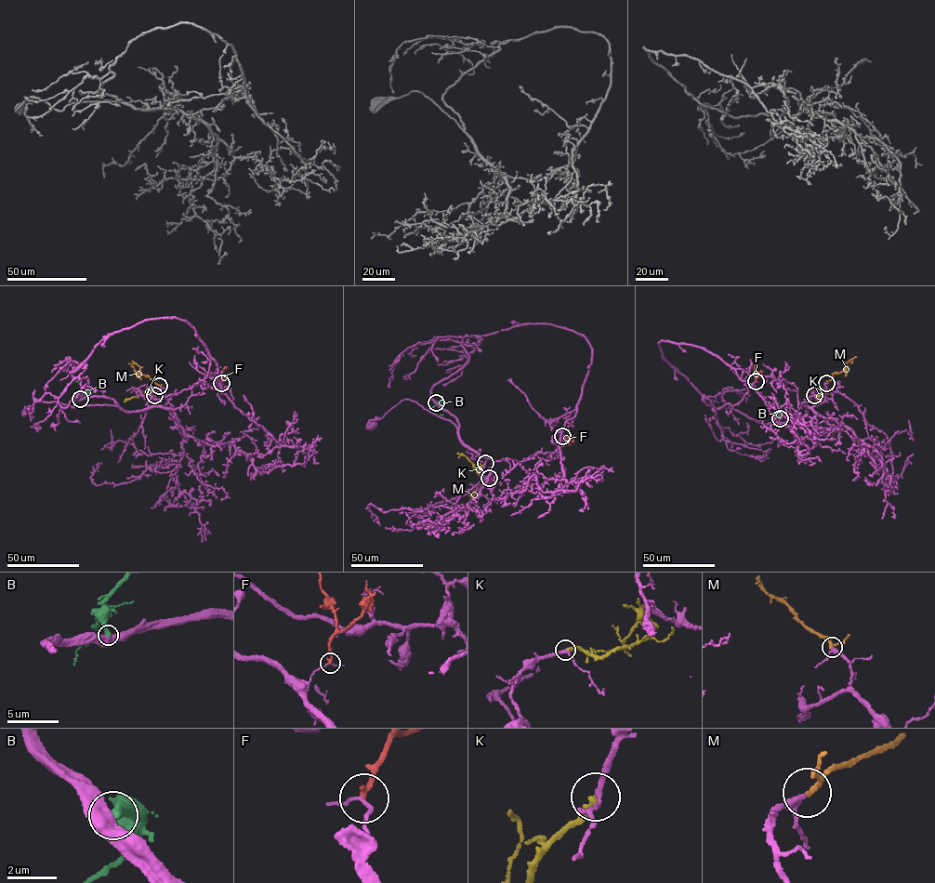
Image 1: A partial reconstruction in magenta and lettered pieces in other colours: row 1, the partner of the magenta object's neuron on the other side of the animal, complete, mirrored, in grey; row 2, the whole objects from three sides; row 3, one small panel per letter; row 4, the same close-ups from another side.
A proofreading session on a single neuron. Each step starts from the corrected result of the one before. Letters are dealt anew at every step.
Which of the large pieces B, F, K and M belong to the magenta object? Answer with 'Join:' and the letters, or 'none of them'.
Join: K

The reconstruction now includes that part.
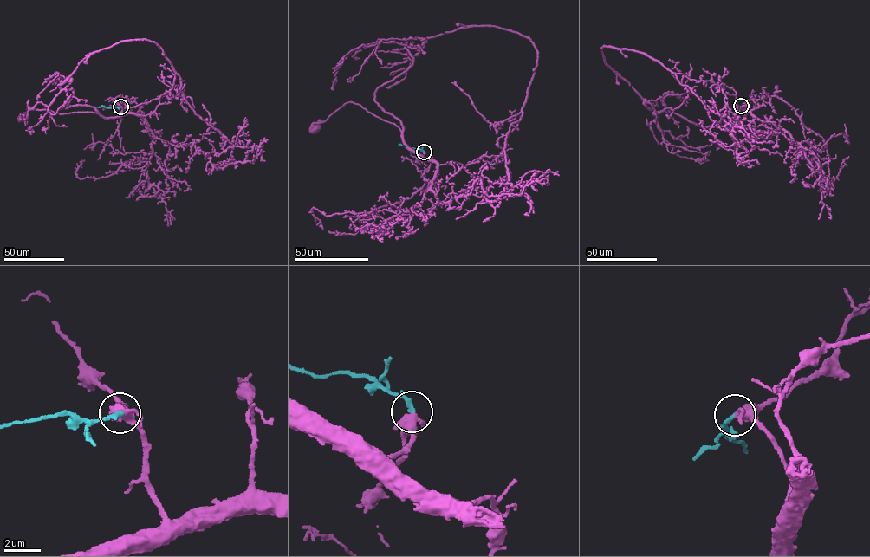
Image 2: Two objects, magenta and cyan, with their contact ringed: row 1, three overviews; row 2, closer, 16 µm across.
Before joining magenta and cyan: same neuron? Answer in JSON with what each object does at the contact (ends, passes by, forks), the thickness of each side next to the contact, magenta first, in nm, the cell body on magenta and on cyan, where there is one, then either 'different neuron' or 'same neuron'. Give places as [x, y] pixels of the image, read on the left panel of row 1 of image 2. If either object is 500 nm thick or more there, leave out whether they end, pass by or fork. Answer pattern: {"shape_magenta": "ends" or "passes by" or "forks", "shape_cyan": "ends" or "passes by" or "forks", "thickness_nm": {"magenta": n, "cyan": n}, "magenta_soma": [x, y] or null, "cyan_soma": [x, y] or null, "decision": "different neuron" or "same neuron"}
{"shape_magenta": "forks", "shape_cyan": "ends", "thickness_nm": {"magenta": 360, "cyan": 280}, "magenta_soma": [22, 118], "cyan_soma": null, "decision": "same neuron"}

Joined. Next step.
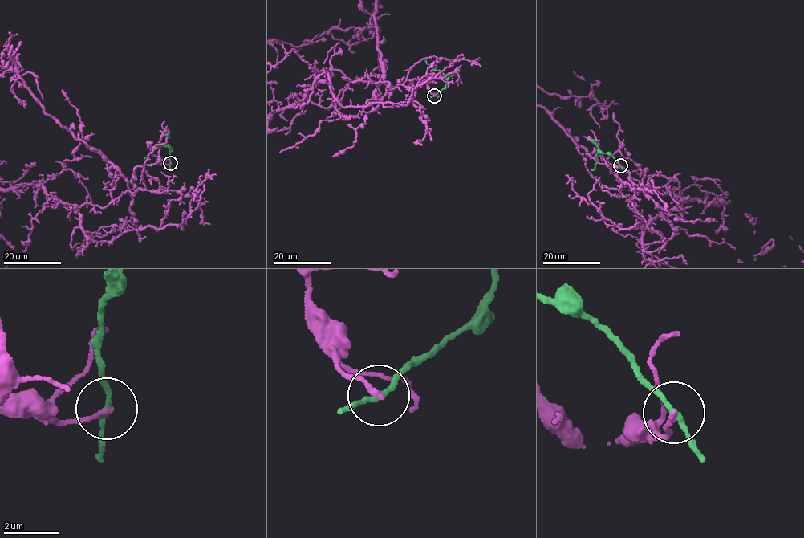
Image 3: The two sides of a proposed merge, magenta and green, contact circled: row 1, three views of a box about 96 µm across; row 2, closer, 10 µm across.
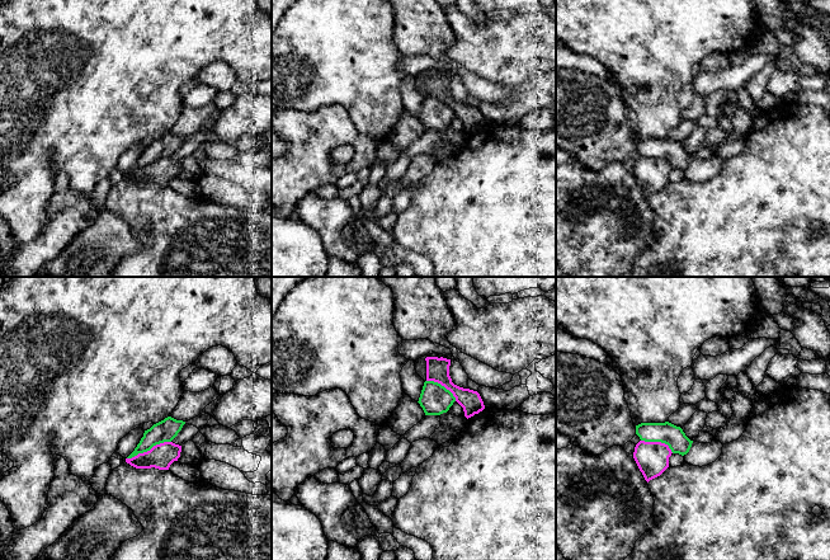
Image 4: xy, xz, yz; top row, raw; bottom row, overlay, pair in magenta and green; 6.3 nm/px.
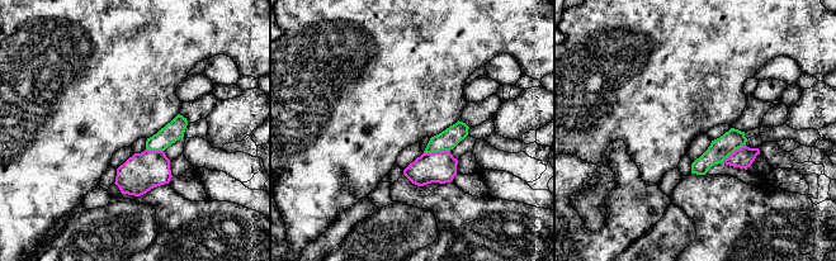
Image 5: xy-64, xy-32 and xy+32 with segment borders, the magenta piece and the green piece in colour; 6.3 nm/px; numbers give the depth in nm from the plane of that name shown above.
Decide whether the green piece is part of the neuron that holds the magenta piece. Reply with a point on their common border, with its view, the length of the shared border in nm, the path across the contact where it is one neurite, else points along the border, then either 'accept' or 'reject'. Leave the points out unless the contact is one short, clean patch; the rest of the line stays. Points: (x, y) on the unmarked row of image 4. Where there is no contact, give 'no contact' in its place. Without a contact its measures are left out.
xy (150, 165) | 300 nm | along xy (170, 156), (156, 159), (149, 165), (127, 174) | reject

